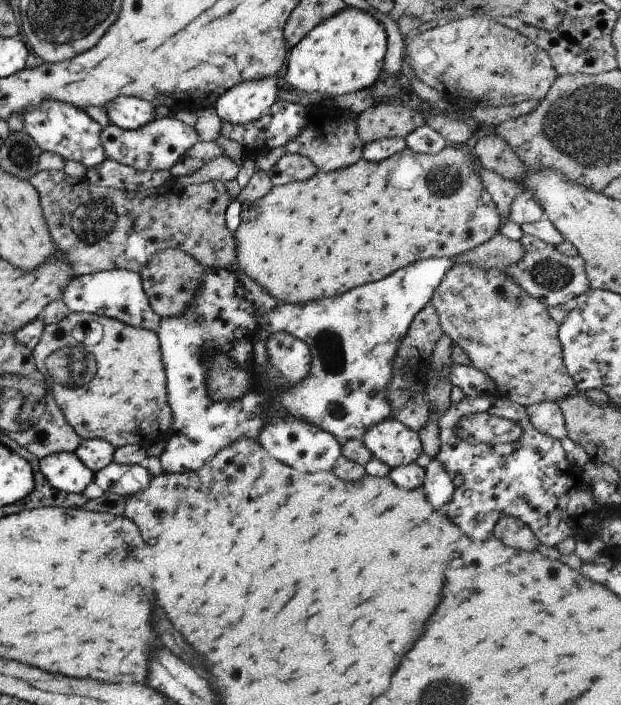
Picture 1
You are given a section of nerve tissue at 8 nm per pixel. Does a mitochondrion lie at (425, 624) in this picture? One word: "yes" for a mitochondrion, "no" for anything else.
no

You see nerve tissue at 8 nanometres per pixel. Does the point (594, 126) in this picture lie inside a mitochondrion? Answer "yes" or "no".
yes

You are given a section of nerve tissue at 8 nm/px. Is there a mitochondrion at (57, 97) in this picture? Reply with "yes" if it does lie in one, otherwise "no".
no

